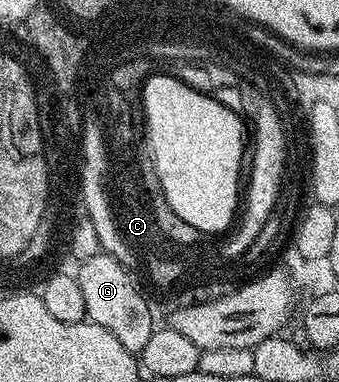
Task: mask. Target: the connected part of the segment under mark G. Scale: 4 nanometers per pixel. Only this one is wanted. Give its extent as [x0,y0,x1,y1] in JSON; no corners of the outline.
[77,253,155,353]

